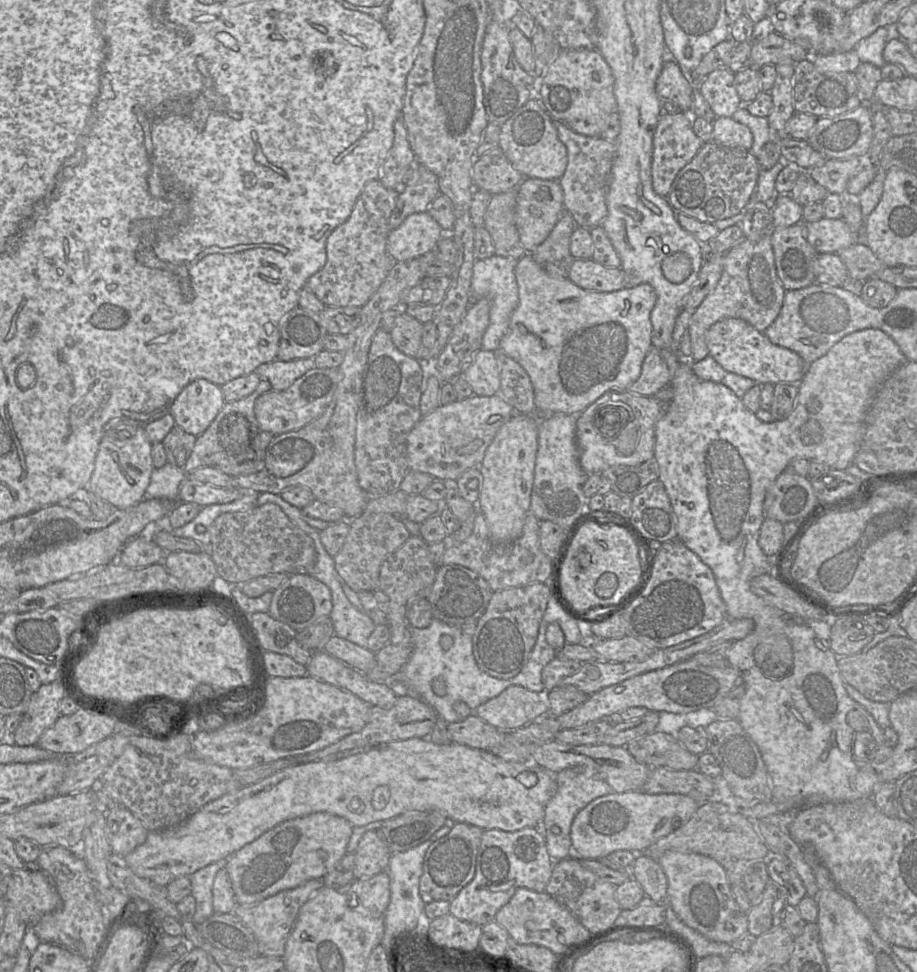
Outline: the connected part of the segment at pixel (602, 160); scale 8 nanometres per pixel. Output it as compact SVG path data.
M553 120L553 124L557 130L558 138L567 148L567 167L558 180L563 191L564 209L570 213L577 226L588 229L601 226L608 214L606 199L616 153L616 143L602 137L579 134L559 121Z

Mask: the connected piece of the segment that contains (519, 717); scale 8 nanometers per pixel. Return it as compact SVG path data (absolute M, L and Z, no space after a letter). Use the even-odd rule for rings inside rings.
M513 685L478 706L473 713L501 731L511 731L545 717L549 707L545 694Z

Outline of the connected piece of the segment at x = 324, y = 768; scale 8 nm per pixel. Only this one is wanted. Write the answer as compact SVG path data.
M426 738L397 740L365 748L336 760L318 760L285 767L257 783L243 786L205 804L181 825L149 831L145 842L124 858L137 876L167 886L174 879L191 875L209 864L227 861L243 846L286 820L316 812L343 817L357 827L384 821L410 810L438 810L450 822L468 823L482 830L514 832L534 828L543 822L546 805L555 791L555 776L533 761L505 761L488 751L455 742L438 745Z

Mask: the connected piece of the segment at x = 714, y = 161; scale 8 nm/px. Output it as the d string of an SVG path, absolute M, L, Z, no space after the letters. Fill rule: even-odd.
M707 142L678 172L666 198L677 213L714 223L741 212L757 186L759 171L758 159L748 150Z

